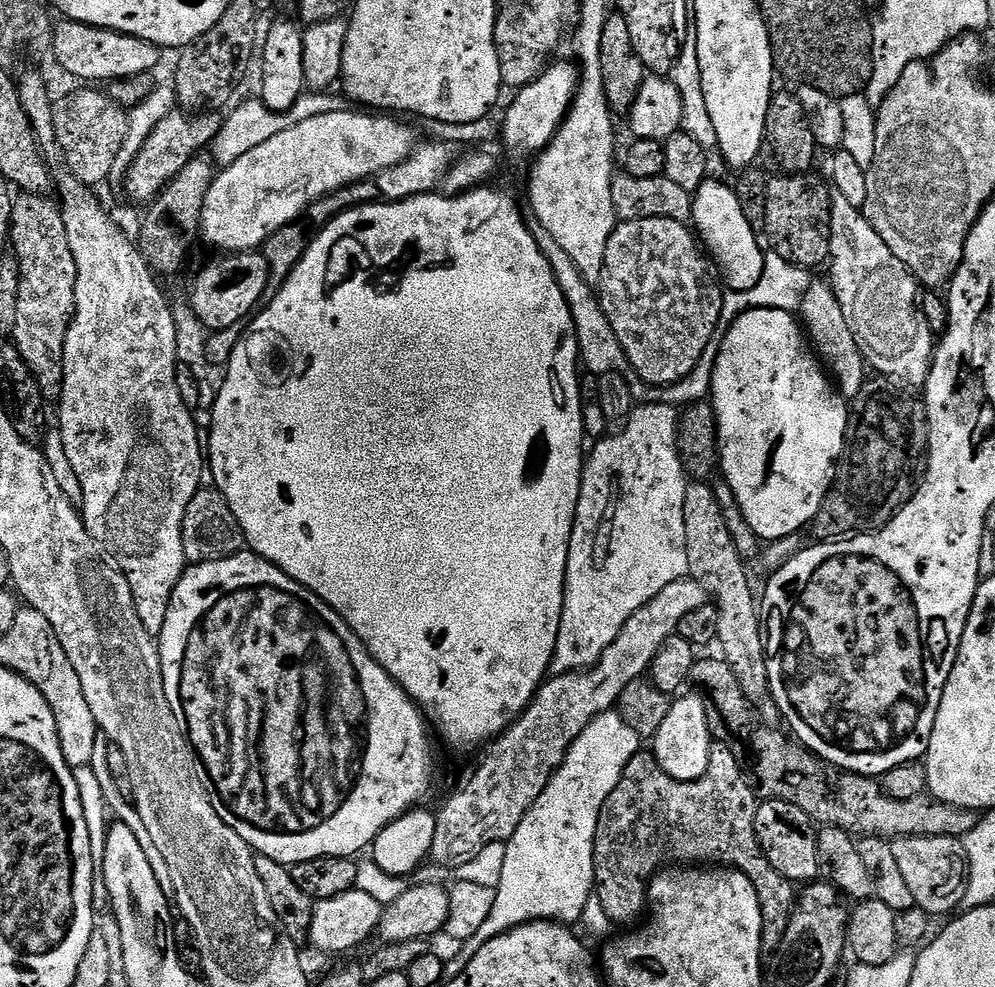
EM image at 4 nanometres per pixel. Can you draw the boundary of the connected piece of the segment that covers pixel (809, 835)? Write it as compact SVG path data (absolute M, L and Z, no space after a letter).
M765 800L757 807L753 824L760 849L766 854L768 861L788 880L812 882L821 875L820 851L816 845L818 832L806 810L794 806L788 800Z

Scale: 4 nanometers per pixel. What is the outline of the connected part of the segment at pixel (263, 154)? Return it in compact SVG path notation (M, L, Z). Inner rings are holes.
M317 111L305 121L280 131L267 142L242 154L213 177L198 217L200 234L224 252L259 249L278 229L303 217L304 211L315 200L339 192L349 184L367 181L372 175L375 177L378 170L393 168L411 156L414 147L411 126L400 120L391 120L388 114L374 115L378 116L367 116L364 112Z

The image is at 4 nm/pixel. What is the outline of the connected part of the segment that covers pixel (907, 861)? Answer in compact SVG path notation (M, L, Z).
M897 836L891 841L895 861L910 886L915 905L936 918L964 899L969 868L963 839L954 836Z

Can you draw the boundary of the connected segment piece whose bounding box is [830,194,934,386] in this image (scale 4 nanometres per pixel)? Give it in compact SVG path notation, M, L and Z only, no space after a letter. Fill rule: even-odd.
M833 195L832 217L832 277L830 283L836 291L838 306L842 306L842 314L846 318L846 326L854 334L854 342L858 342L861 354L865 361L877 368L879 375L891 378L893 381L905 380L908 384L923 386L928 380L928 371L932 368L932 353L934 351L934 336L932 328L928 325L928 316L920 309L916 301L916 288L918 281L912 272L900 259L886 246L884 239L874 230L861 209L855 208L840 195Z

